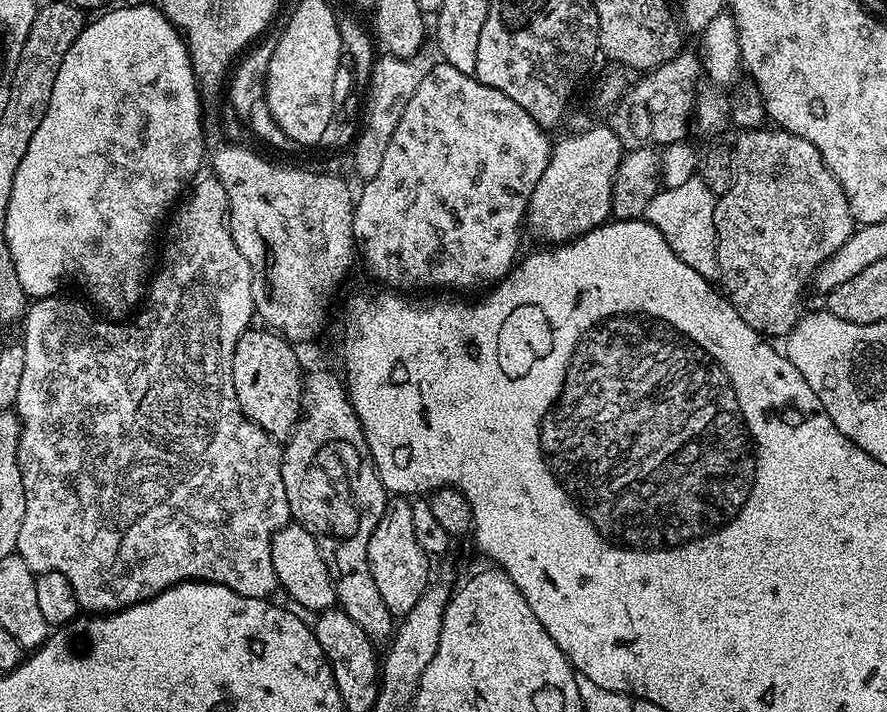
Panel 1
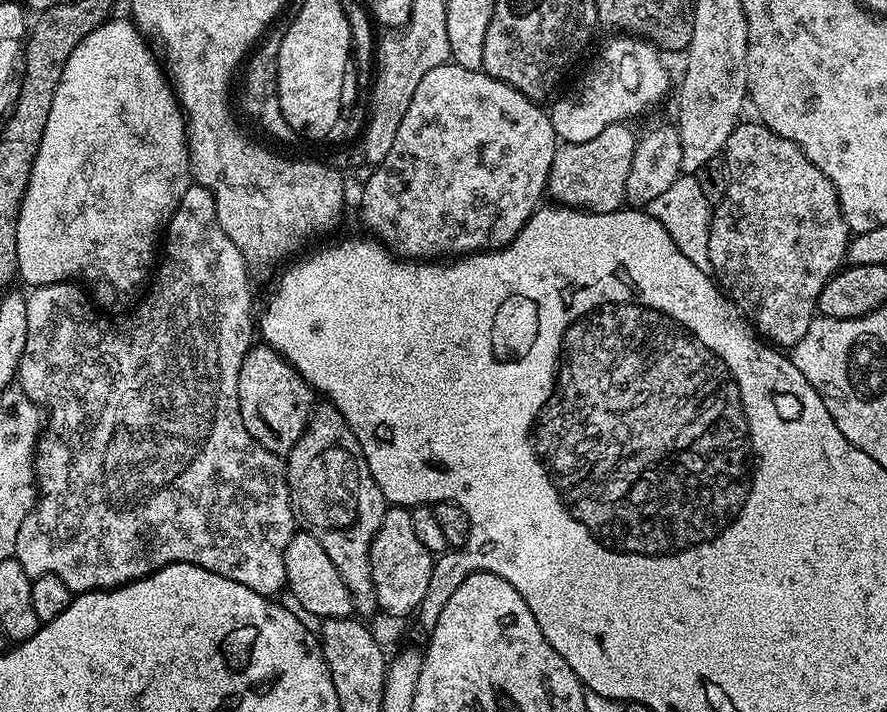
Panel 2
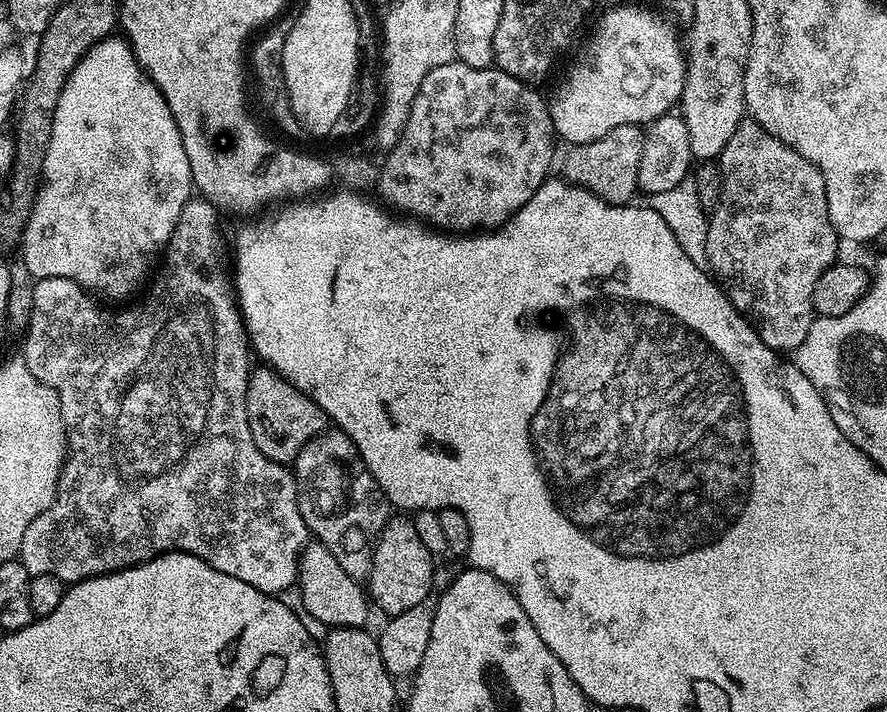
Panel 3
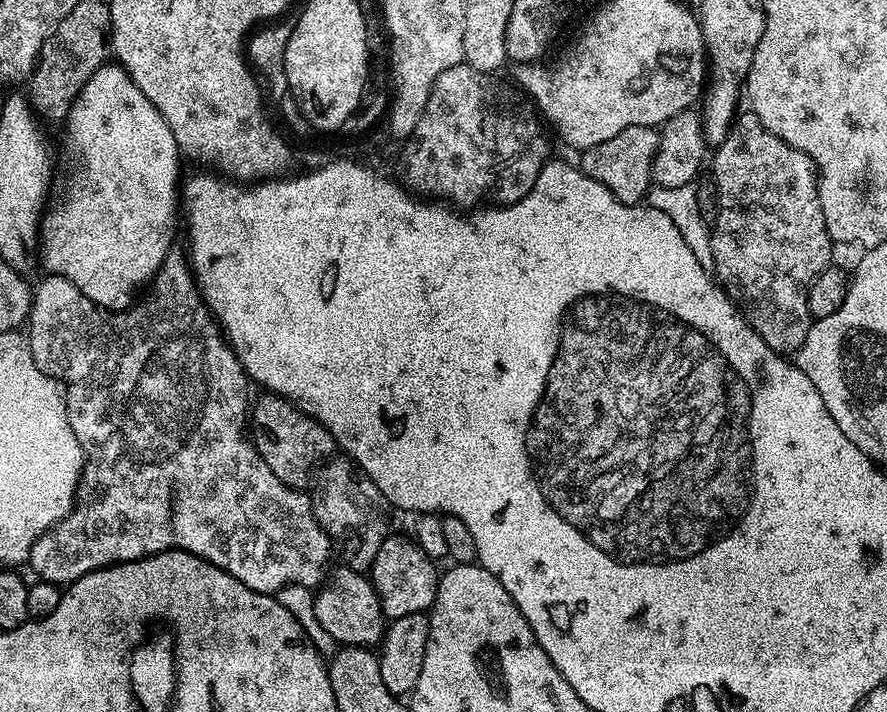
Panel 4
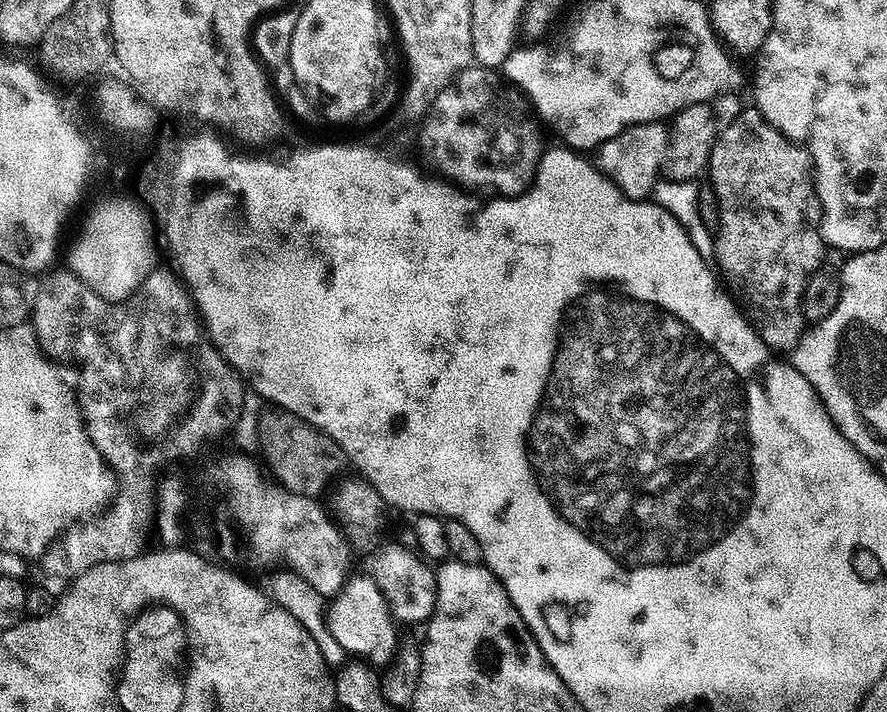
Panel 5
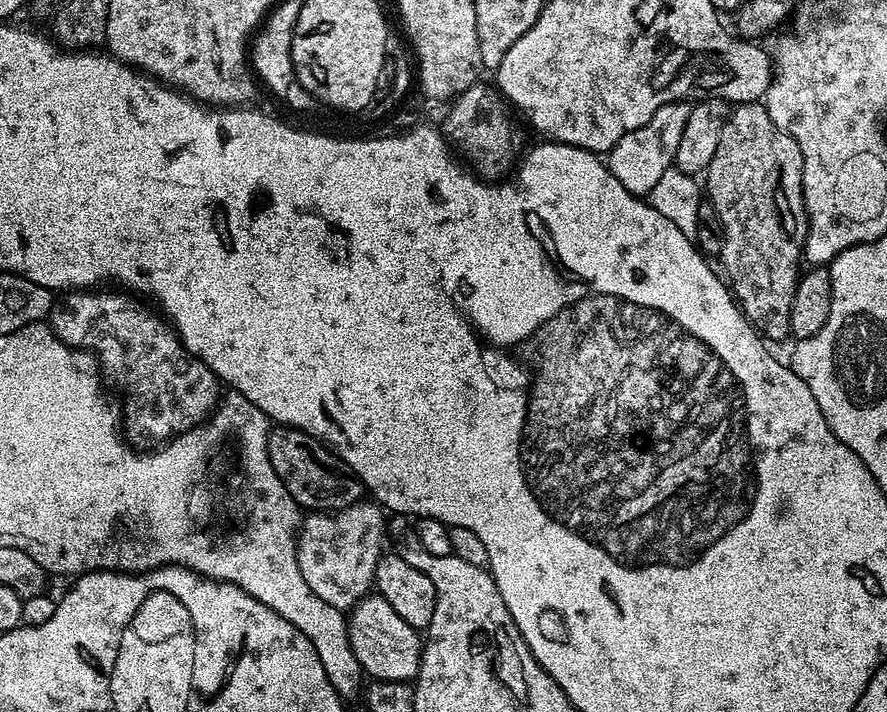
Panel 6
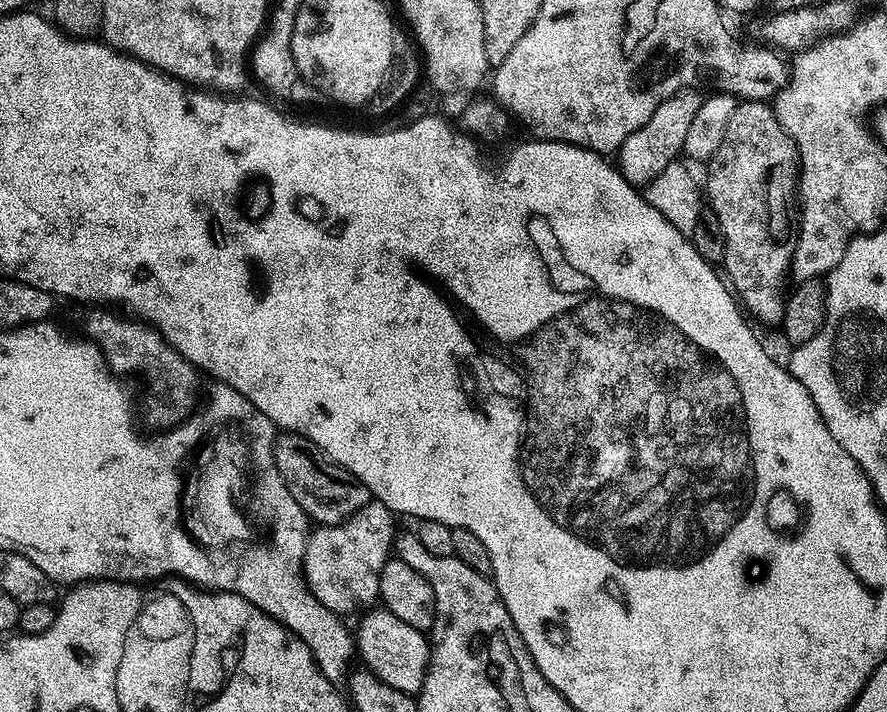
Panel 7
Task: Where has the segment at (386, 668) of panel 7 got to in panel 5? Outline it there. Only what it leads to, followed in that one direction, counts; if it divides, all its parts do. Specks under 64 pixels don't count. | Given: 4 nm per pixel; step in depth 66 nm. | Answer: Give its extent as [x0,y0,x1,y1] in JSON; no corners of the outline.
[326,574,398,666]

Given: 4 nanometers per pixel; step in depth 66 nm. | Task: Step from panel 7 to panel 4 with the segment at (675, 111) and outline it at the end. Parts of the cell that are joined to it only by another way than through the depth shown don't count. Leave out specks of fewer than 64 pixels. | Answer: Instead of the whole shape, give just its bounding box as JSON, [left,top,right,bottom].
[578,126,660,204]

